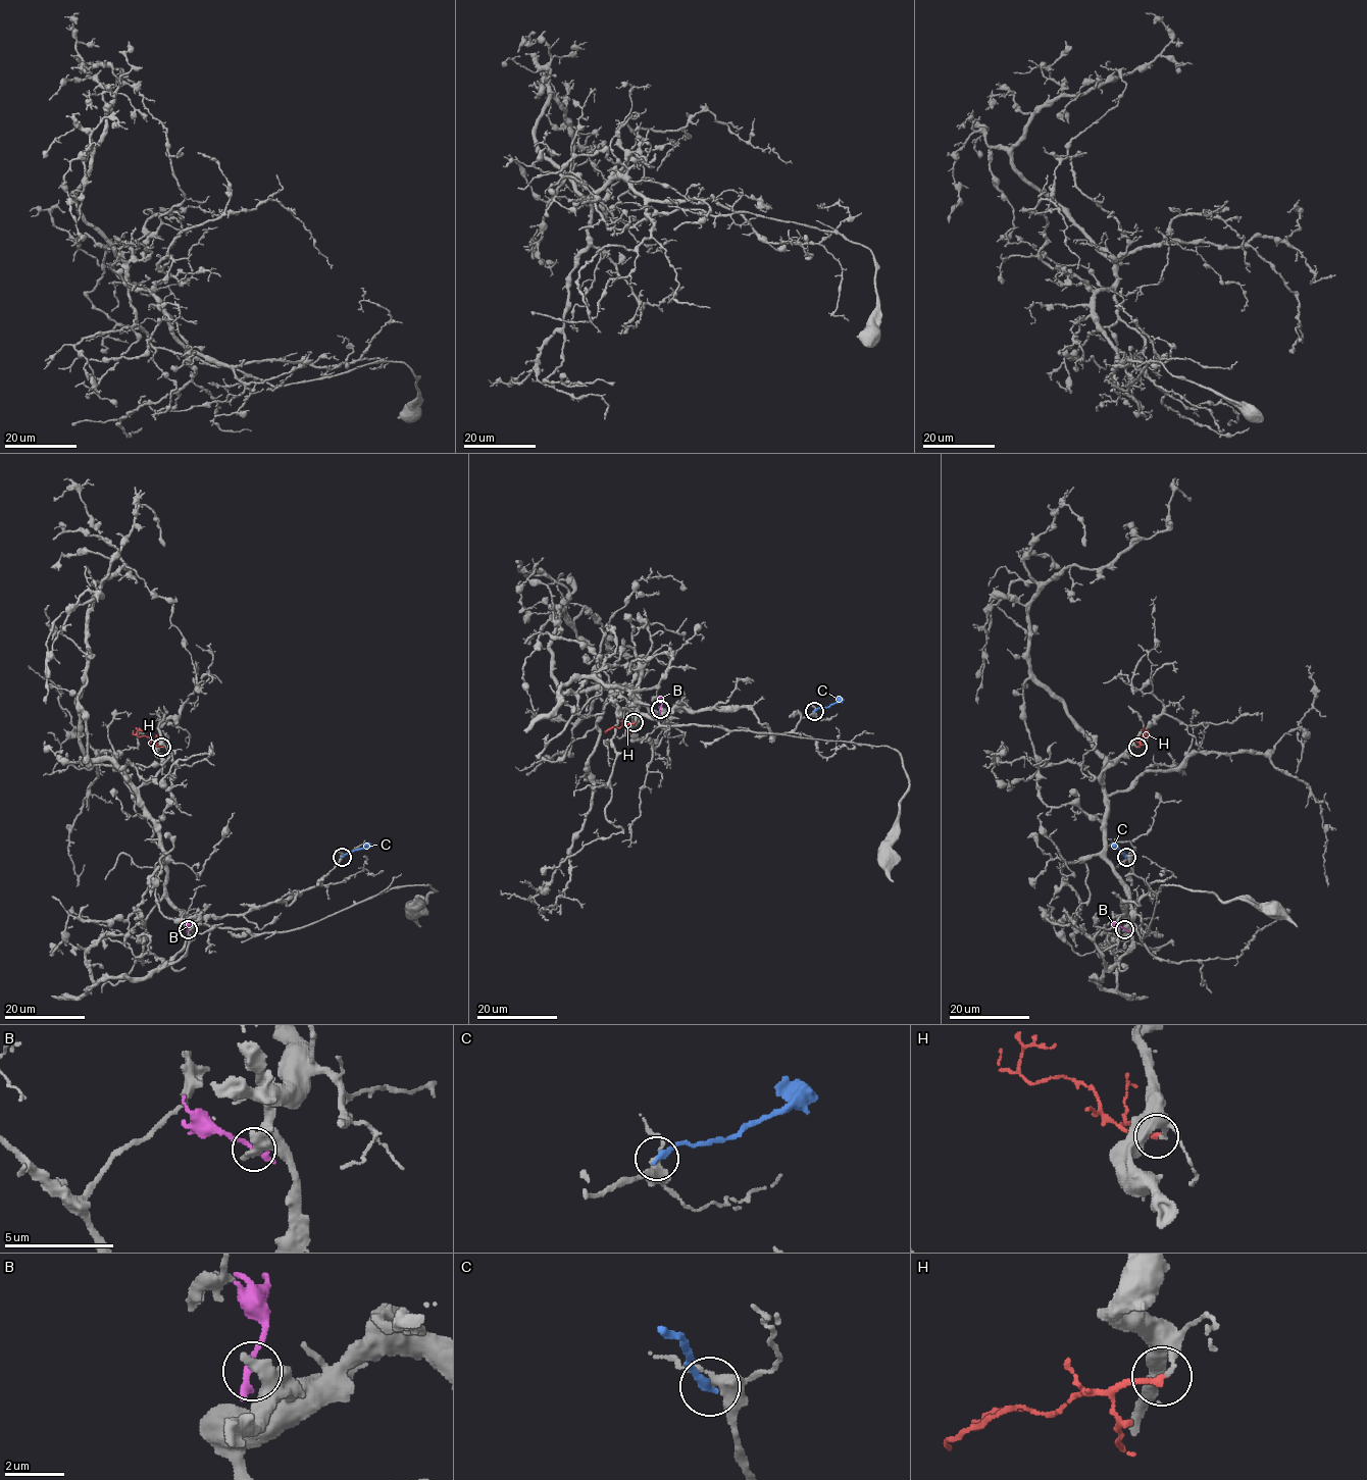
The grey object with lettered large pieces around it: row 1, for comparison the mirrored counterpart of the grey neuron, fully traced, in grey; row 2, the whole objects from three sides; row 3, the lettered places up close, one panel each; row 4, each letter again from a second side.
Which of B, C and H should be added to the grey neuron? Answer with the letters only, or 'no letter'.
no letter

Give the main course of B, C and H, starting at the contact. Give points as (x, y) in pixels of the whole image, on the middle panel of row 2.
B: (660, 710), (662, 697)
C: (814, 711), (844, 699)
H: (634, 722), (615, 726)

